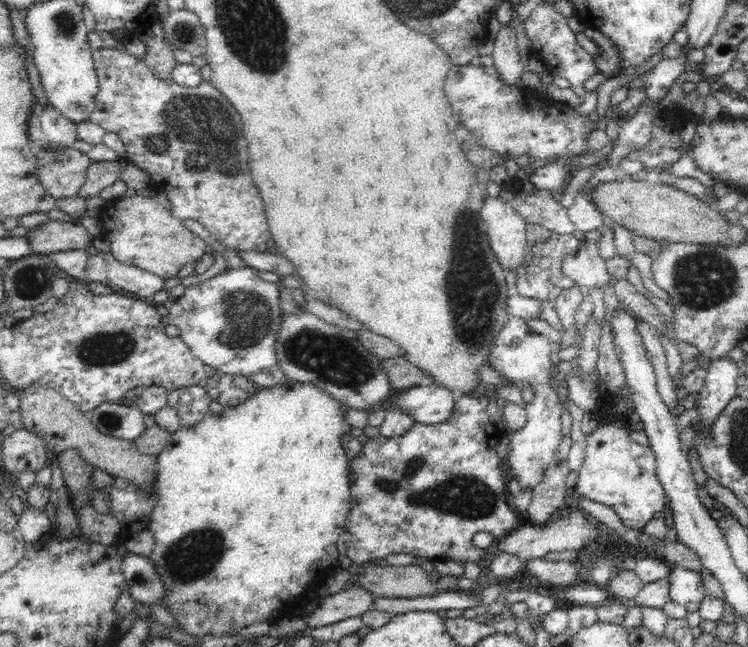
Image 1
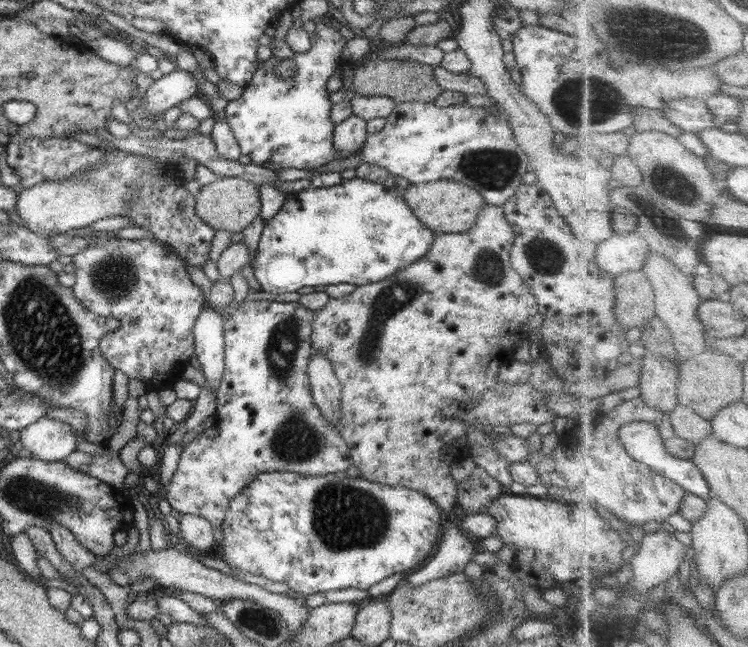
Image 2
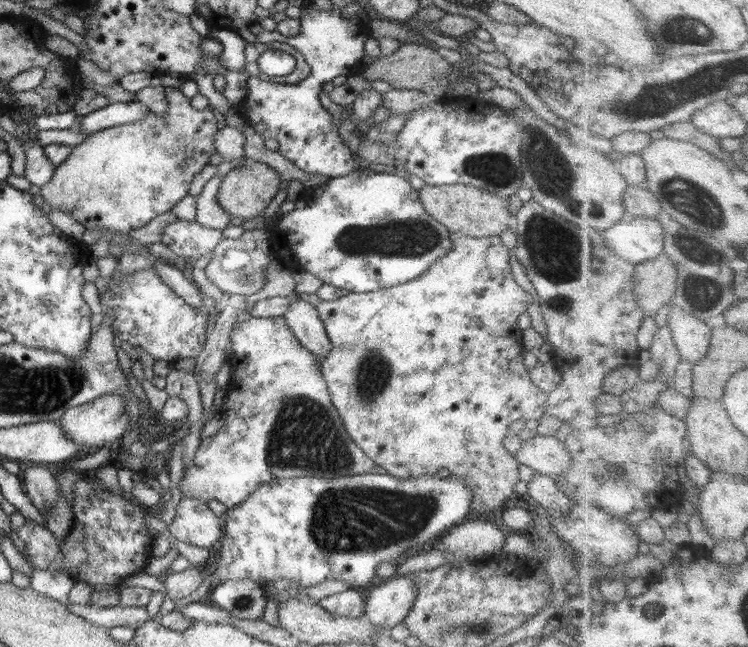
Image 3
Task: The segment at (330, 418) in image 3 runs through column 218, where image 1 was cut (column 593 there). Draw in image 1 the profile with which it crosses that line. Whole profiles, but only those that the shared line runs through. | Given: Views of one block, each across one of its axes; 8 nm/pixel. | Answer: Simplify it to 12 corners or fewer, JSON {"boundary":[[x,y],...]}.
{"boundary":[[633,391],[600,393],[571,500],[640,530],[667,511],[654,451],[628,433]]}

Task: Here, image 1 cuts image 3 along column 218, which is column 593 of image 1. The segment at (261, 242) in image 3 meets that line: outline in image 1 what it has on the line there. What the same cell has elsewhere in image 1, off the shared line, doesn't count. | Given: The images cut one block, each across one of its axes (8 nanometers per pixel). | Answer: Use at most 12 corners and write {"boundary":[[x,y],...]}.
{"boundary":[[582,240],[562,260],[578,287],[604,290],[612,276],[600,246]]}

